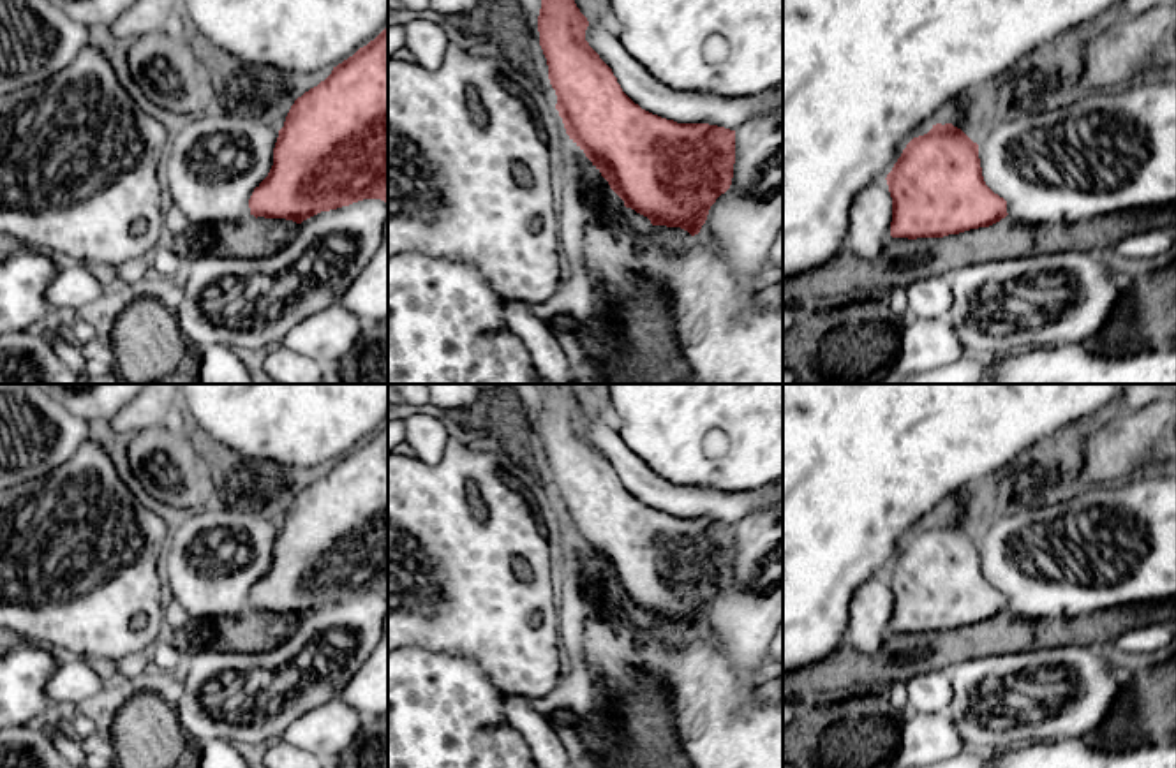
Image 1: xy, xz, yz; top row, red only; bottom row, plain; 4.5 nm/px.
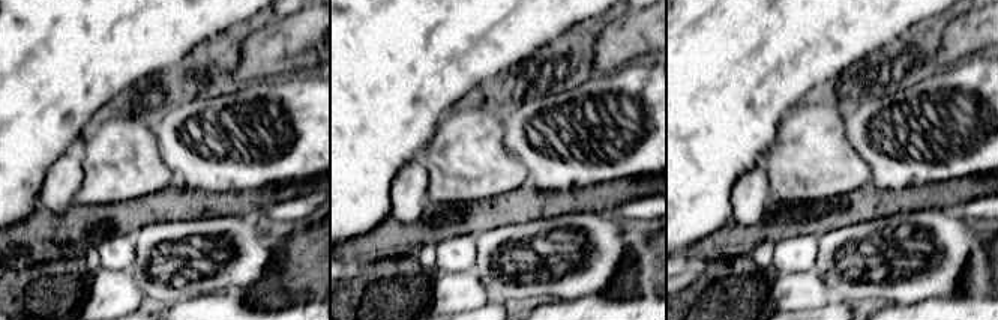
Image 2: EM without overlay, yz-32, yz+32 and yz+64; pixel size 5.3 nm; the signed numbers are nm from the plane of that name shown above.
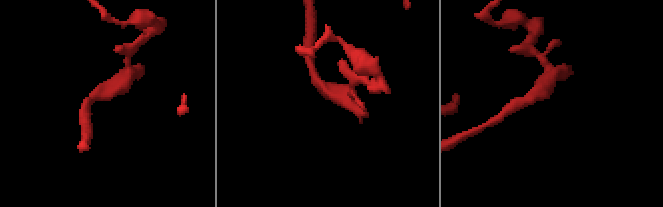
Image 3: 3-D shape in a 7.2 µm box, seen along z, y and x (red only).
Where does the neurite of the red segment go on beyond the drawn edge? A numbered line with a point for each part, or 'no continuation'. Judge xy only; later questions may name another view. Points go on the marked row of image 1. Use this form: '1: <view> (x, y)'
no continuation

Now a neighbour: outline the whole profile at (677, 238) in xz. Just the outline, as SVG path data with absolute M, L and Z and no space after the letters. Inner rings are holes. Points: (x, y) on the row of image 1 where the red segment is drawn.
M631 208L624 210L624 217L631 222L631 225L642 233L651 234L661 245L668 248L681 250L691 241L691 234L681 227L666 227L666 225L652 225L651 220Z

